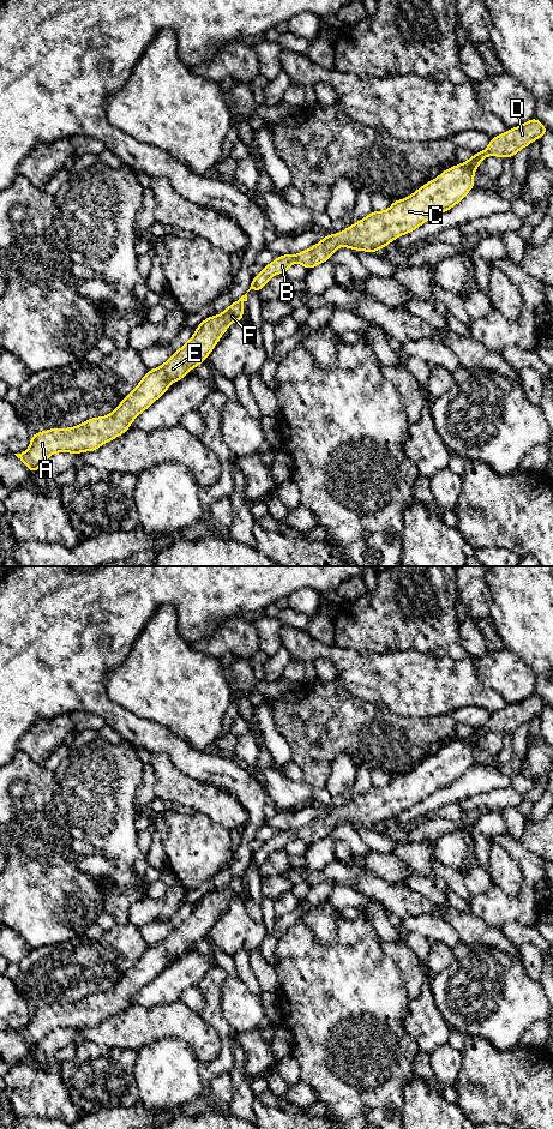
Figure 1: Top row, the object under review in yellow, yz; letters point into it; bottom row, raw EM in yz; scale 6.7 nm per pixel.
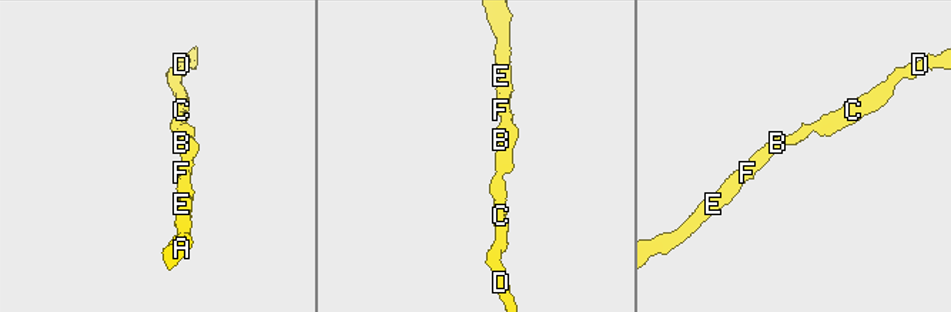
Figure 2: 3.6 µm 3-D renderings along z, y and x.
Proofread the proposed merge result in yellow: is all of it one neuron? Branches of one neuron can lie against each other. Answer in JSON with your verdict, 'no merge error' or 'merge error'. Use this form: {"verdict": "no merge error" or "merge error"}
{"verdict": "no merge error"}

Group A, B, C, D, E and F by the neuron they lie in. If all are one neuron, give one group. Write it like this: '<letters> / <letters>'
A B C D E F

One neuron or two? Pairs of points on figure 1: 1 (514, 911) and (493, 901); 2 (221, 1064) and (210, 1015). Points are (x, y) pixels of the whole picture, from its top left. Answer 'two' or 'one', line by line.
1: one
2: one

